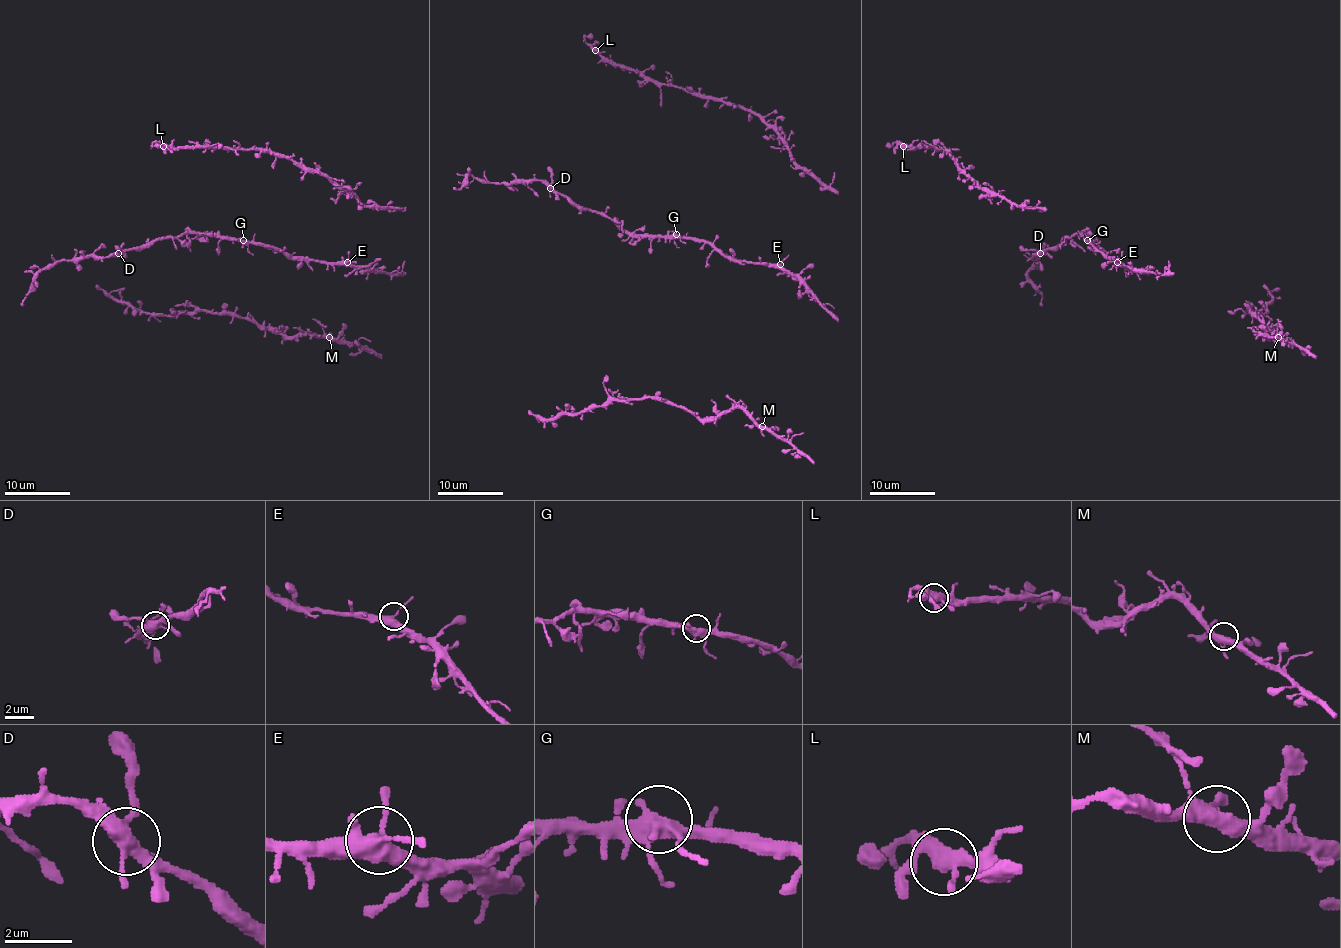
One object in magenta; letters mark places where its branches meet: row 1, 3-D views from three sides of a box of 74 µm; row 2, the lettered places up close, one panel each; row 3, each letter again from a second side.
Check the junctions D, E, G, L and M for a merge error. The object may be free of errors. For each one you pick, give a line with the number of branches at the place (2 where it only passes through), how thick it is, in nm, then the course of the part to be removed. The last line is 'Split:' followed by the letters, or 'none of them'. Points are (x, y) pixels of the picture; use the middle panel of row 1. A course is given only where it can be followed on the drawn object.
Split: none of them

